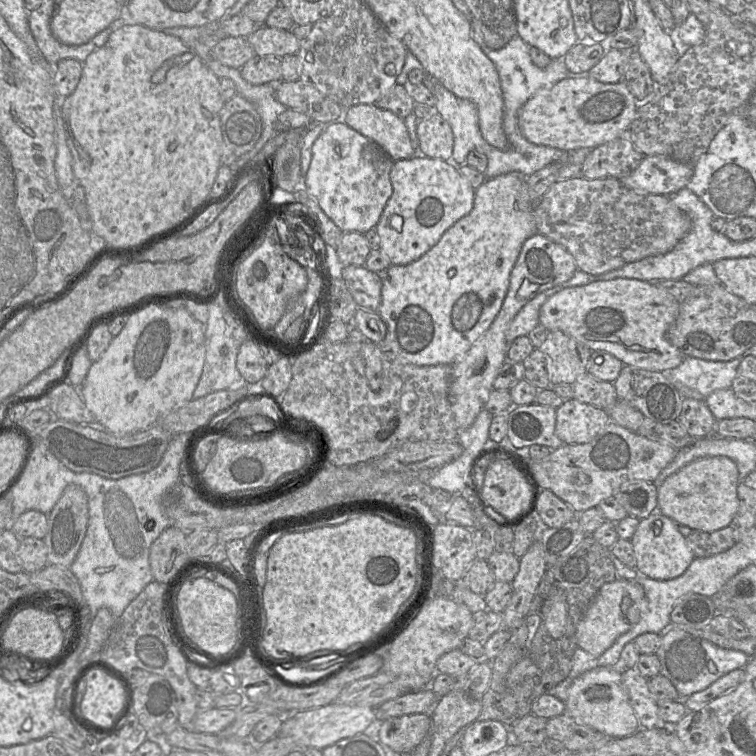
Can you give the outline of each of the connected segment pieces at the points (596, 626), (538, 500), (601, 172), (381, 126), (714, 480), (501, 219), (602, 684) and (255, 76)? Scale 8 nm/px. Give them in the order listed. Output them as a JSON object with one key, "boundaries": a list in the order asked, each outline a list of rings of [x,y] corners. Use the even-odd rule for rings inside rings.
{"boundaries":[[[[616,579],[602,586],[585,617],[581,620],[577,634],[577,646],[589,654],[599,657],[623,634],[633,628],[647,612],[647,598],[643,587],[627,579]]],[[[537,490],[531,517],[536,517],[542,526],[560,527],[575,517],[576,512],[550,490]]],[[[624,137],[595,146],[581,165],[581,176],[588,179],[612,177],[621,179],[631,174],[644,155]]],[[[357,104],[348,108],[345,123],[374,141],[393,161],[416,153],[404,120],[389,110],[374,104]]],[[[715,456],[697,459],[670,475],[658,485],[658,512],[678,525],[702,532],[714,532],[727,527],[738,509],[736,464],[728,457]]],[[[519,172],[487,178],[475,189],[471,211],[446,230],[435,246],[415,262],[389,267],[378,311],[386,325],[385,347],[417,366],[457,362],[497,316],[522,245],[537,232],[535,209],[538,202],[529,193],[526,176]]],[[[596,667],[577,677],[568,689],[566,713],[580,724],[612,738],[636,733],[640,725],[622,683],[621,672],[618,667]]],[[[255,55],[241,68],[240,74],[247,82],[259,85],[271,81],[283,81],[281,74],[281,58],[274,55]]]]}

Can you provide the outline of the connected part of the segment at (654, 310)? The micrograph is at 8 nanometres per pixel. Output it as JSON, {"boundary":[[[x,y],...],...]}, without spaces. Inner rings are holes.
{"boundary":[[[616,278],[563,289],[539,311],[539,324],[547,331],[561,331],[591,351],[605,351],[626,366],[663,372],[678,367],[685,356],[669,340],[669,331],[680,302],[655,283]]]}

